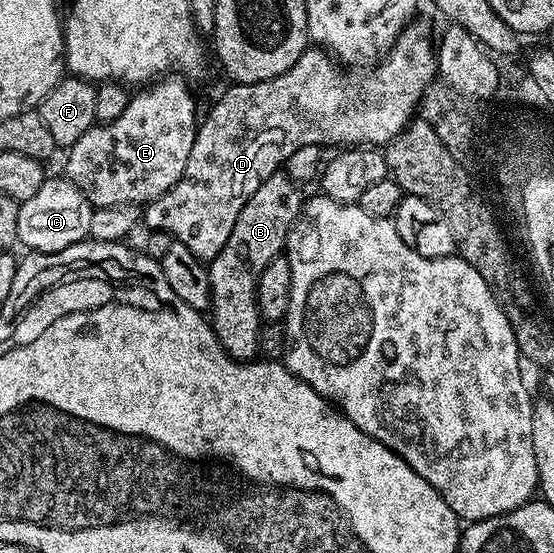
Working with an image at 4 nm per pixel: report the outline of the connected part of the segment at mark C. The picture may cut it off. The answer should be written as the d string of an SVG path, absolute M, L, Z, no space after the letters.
M62 175L51 176L42 184L40 191L32 195L32 199L21 202L18 240L35 253L64 251L64 247L72 247L76 242L89 238L91 212L86 196L69 179Z

